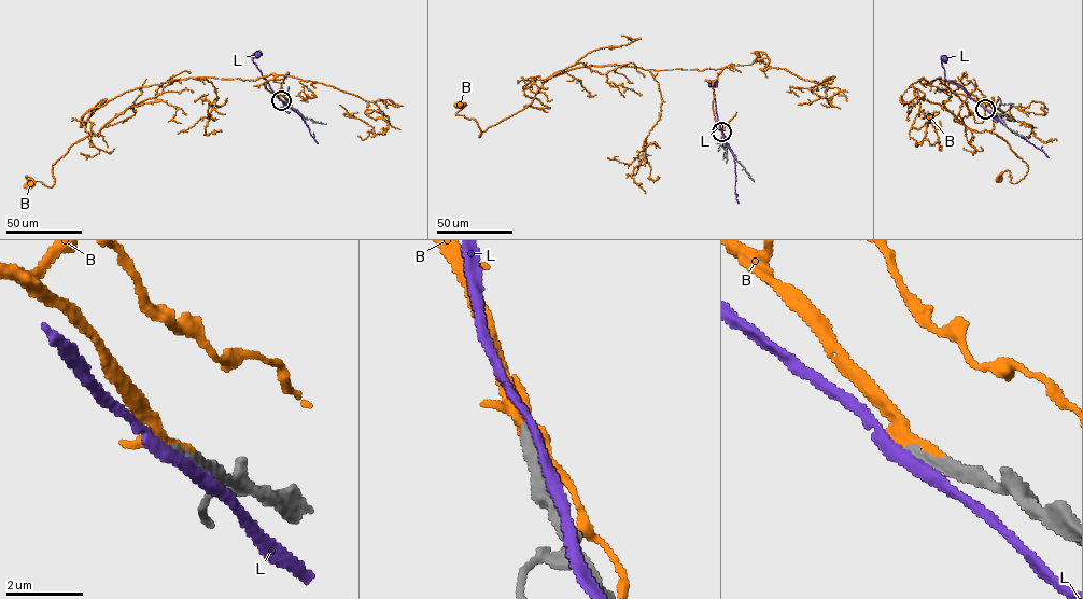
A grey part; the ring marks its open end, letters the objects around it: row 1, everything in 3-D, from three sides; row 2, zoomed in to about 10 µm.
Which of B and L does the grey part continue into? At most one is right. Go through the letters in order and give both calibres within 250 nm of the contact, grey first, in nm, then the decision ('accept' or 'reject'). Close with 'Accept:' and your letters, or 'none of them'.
B: calibres 440 and 240 nm; accept
L: calibres 420 and 240 nm; reject
Accept: B

